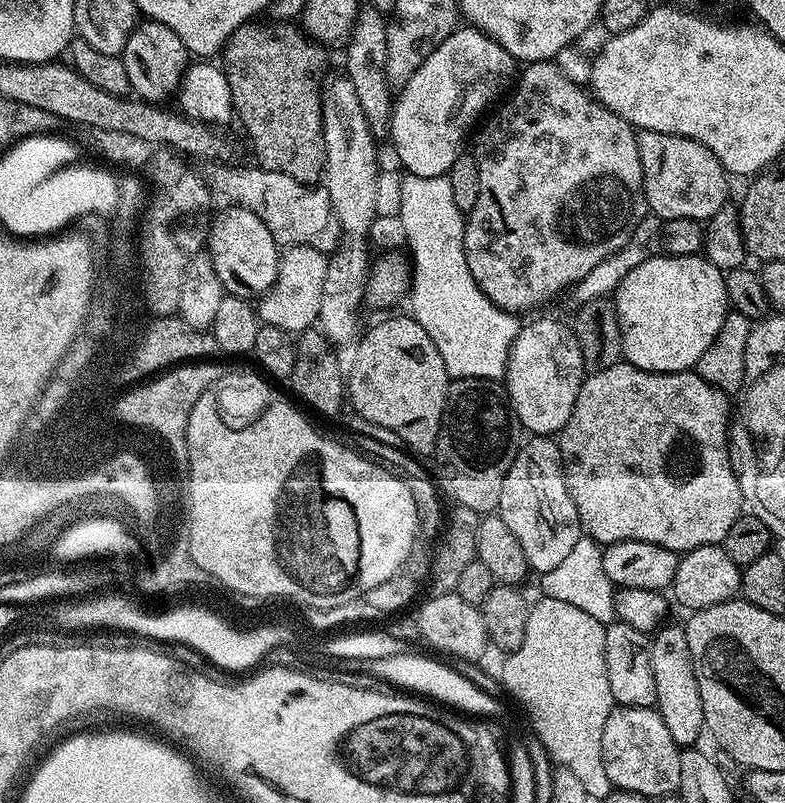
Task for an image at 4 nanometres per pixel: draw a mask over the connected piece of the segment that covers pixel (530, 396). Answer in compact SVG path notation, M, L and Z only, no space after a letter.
M532 320L521 327L512 340L512 349L508 352L508 366L502 380L508 383L506 396L514 405L514 416L524 428L529 428L532 436L551 437L568 425L578 390L586 375L582 350L576 341L576 333L567 323L559 324L556 320Z

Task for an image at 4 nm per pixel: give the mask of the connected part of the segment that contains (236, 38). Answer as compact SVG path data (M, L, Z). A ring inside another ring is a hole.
M264 18L238 26L222 49L234 116L256 147L259 167L315 185L326 168L320 101L325 49L309 39L303 27L295 28L295 23L260 19Z

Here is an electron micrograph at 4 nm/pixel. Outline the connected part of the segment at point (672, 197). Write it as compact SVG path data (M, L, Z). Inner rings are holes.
M641 131L637 135L634 145L635 151L640 151L640 168L644 171L644 196L648 199L651 215L660 216L663 220L674 218L690 218L707 222L718 210L722 210L729 203L728 180L729 173L725 172L720 159L706 146L697 140L685 136L675 136L669 132Z

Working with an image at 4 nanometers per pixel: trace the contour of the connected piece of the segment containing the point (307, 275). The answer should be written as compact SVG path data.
M294 244L285 247L280 253L280 276L275 284L263 293L261 304L258 304L258 315L266 324L273 324L289 332L289 334L299 334L311 329L320 319L320 307L324 297L324 283L326 282L326 266L328 256L319 252L316 248L311 248L305 244Z

